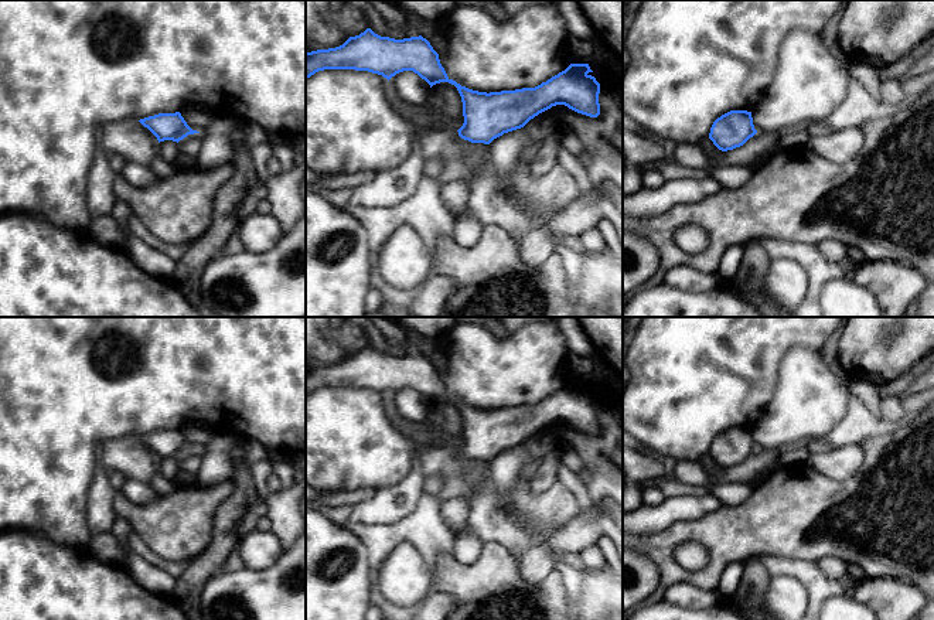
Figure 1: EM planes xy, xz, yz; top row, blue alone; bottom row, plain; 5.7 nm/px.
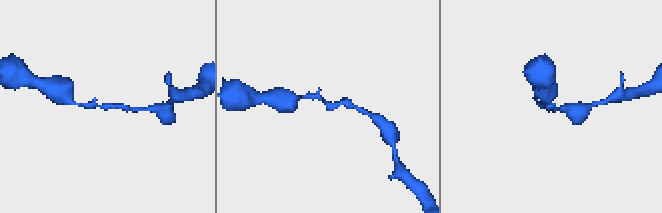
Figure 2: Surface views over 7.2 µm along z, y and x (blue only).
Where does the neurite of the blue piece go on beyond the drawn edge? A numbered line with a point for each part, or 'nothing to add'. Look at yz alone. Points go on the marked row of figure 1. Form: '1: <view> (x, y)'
nothing to add

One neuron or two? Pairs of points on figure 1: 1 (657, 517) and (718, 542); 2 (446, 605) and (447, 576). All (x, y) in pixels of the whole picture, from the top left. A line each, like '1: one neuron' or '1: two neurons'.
1: two neurons
2: two neurons

